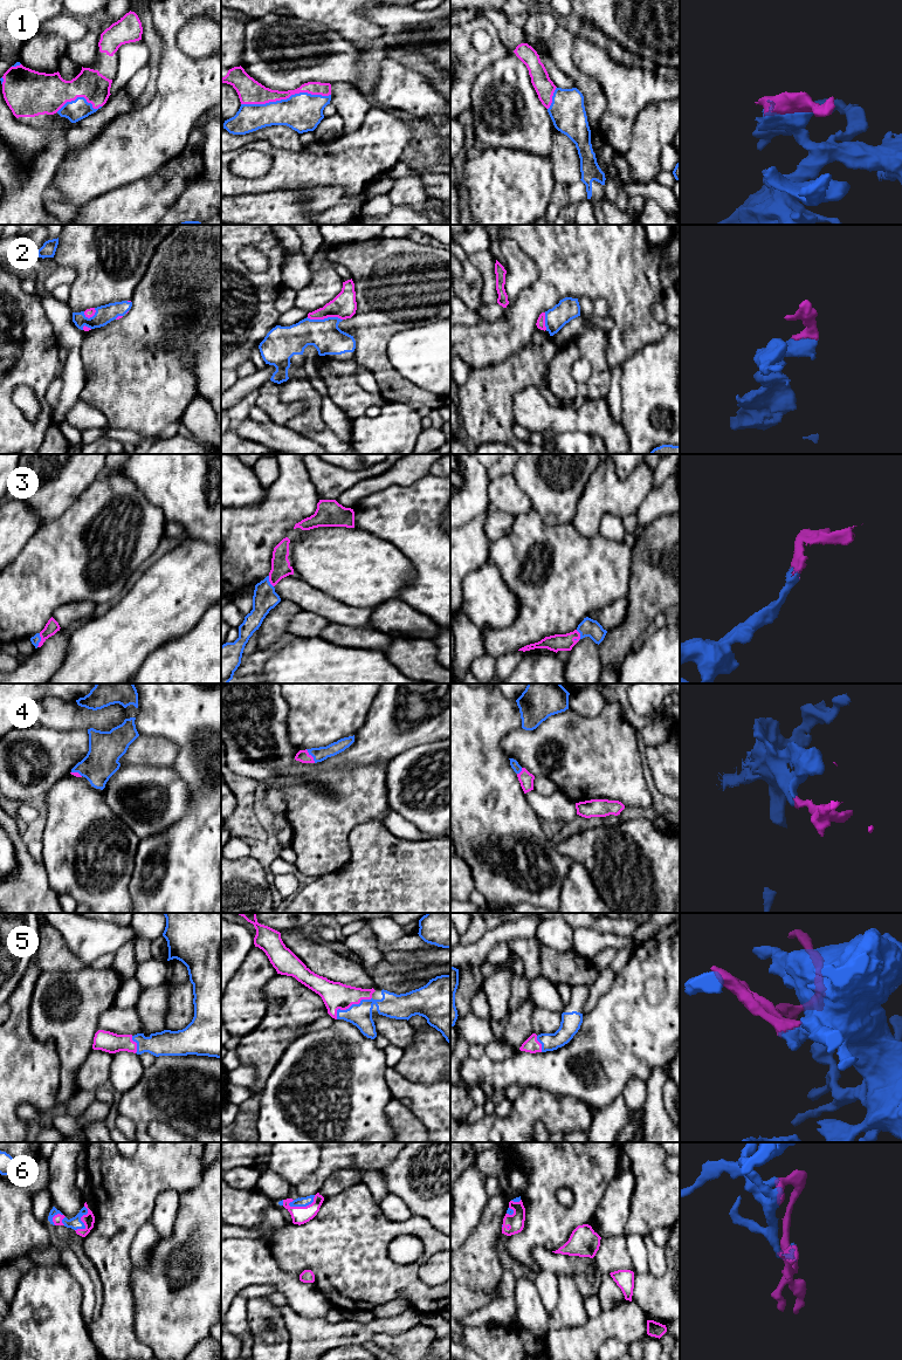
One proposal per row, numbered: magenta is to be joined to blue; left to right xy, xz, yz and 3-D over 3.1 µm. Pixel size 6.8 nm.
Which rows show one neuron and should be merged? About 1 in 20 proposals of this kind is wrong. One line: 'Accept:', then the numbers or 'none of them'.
Accept: 1, 2, 3, 4, 5, 6

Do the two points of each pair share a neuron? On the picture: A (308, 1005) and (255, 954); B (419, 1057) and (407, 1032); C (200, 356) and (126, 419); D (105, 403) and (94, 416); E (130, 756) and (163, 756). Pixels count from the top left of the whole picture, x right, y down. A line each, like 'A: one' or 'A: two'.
A: two
B: two
C: two
D: two
E: one

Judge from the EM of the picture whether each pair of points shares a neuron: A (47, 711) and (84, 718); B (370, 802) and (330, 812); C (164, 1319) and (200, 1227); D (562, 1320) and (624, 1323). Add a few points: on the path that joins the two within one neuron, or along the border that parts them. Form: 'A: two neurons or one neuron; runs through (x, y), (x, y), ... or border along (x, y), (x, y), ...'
A: one neuron; runs through (56, 714), (75, 716)
B: one neuron; runs through (360, 802), (339, 803)
C: one neuron; runs through (177, 1296), (200, 1262), (200, 1250)
D: two neurons; border along (589, 1318), (579, 1325), (557, 1328)

